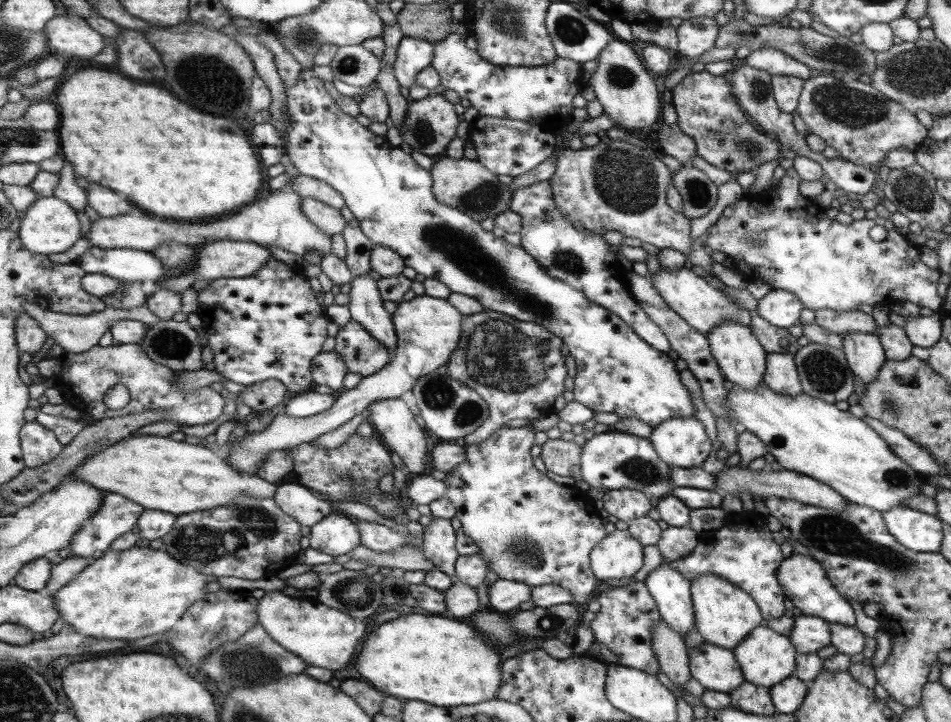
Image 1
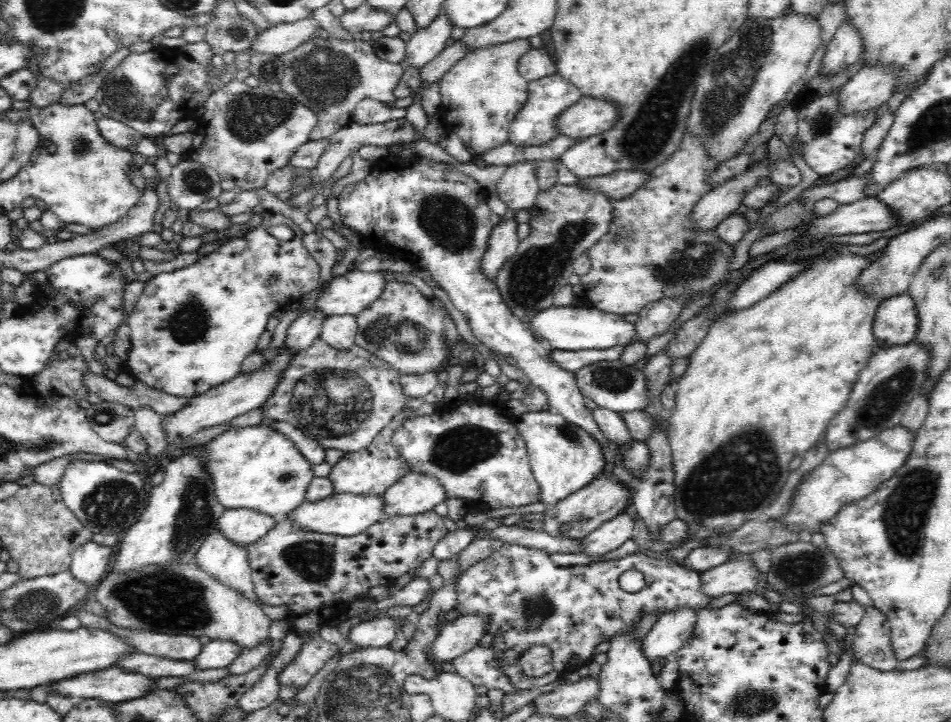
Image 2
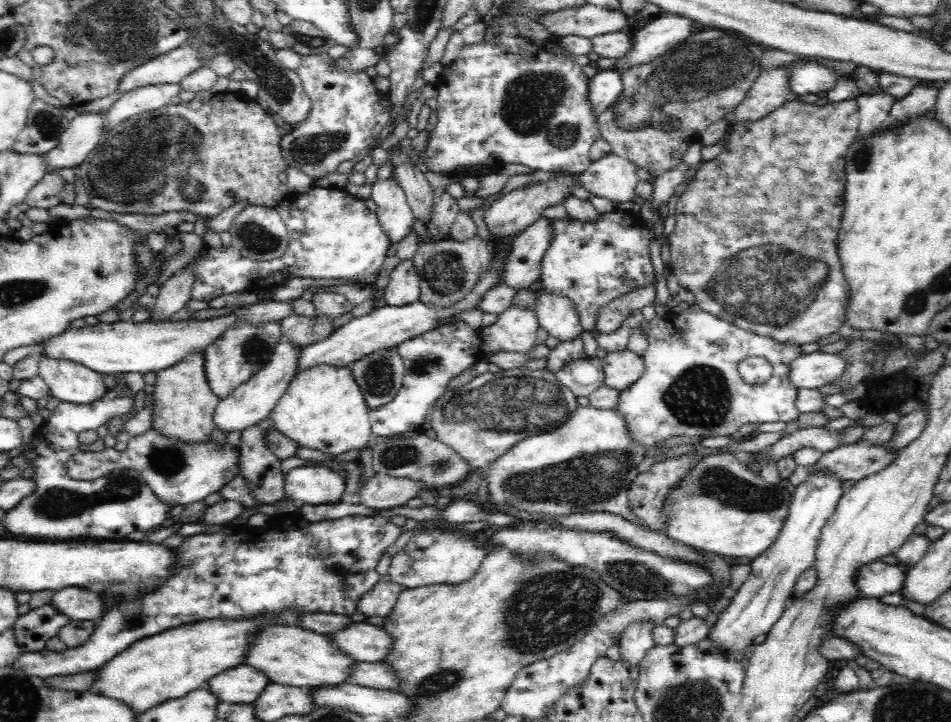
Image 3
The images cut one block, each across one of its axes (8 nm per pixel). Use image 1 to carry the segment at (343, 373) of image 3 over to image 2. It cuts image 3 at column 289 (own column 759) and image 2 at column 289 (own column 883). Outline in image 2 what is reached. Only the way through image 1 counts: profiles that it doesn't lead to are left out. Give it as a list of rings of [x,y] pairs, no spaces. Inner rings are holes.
[[[259,424],[226,430],[207,444],[206,471],[214,484],[216,499],[225,510],[253,510],[271,516],[278,523],[281,517],[306,501],[306,487],[314,478],[311,464],[284,433]]]

